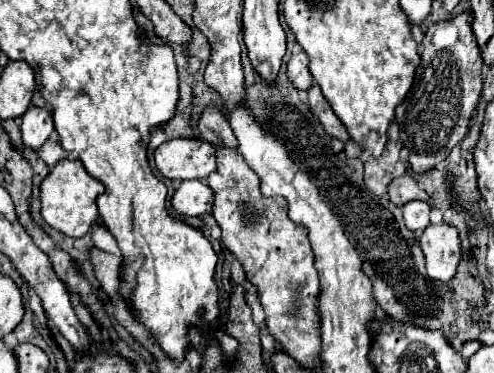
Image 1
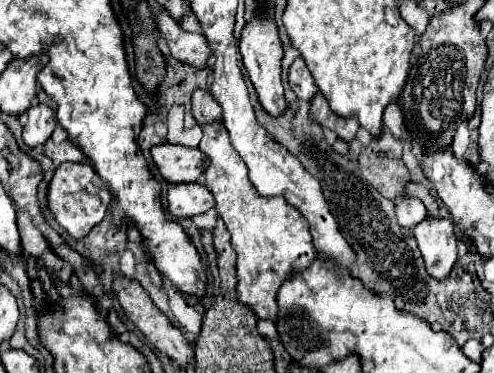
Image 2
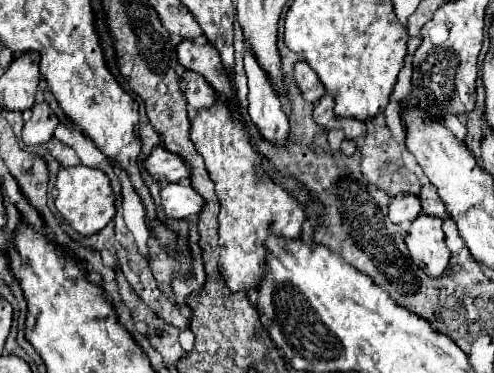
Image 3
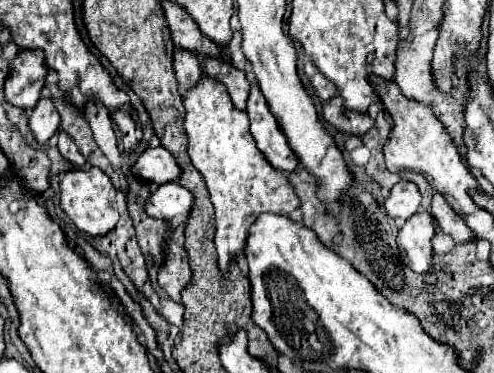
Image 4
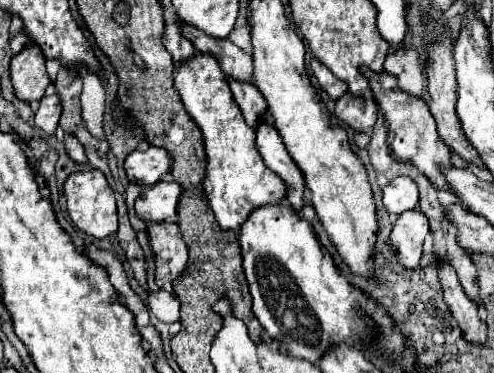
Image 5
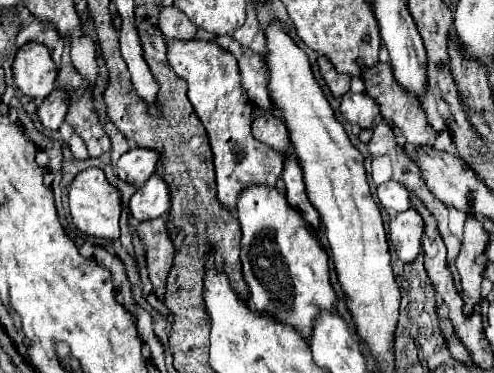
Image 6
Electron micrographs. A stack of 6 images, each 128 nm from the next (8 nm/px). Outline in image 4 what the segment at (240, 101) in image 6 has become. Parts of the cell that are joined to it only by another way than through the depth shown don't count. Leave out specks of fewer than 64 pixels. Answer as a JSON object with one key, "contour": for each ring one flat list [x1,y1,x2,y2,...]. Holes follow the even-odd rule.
{"contour":[[202,76,200,82,186,92,184,106,188,154,192,164,206,180,216,212,214,242,218,252,218,268,220,272,228,272,232,260,238,260,244,254,250,224,254,224,264,212,290,216,300,208,300,200,288,178,282,172,276,172,256,148,256,142,250,134,248,116,246,112,234,108,224,84]]}

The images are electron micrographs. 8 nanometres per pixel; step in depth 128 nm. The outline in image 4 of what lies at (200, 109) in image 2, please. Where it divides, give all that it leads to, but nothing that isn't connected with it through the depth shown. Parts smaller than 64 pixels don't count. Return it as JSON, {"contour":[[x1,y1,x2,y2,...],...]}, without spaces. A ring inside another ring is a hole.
{"contour":[[174,50,174,70,180,88,192,88,194,82,198,82,202,76,196,54,188,50]]}

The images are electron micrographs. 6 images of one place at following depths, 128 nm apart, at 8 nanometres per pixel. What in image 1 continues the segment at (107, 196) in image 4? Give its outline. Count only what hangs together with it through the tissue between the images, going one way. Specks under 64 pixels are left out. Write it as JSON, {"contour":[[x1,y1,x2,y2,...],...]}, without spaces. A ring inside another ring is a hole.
{"contour":[[60,160,50,174,40,184,40,202,42,202,42,218,48,226,68,234,68,236,84,236,92,222,98,218,96,198,104,192,104,184,100,180,88,176,80,160]]}

